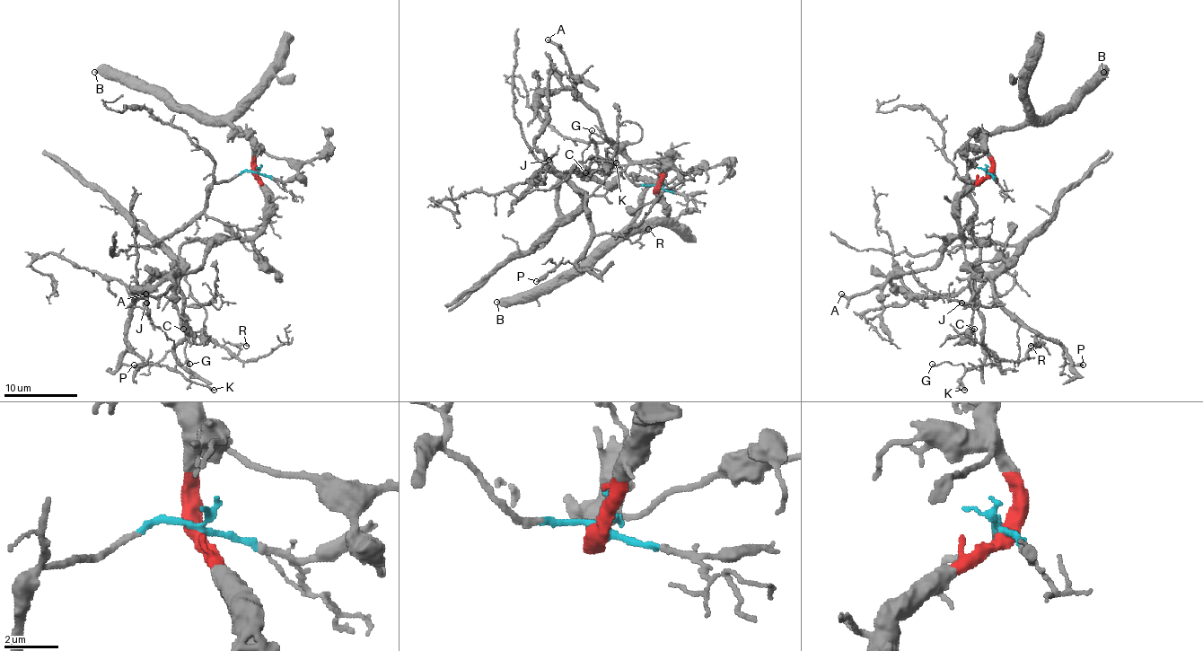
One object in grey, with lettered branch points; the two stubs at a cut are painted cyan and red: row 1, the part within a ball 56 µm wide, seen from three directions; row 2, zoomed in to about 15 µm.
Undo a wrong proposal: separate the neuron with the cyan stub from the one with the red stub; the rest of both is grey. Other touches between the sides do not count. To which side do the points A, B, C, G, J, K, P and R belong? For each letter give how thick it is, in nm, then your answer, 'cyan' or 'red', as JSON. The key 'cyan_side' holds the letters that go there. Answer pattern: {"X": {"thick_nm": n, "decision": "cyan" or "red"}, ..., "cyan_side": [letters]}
{"A": {"thick_nm": 200, "decision": "red"}, "B": {"thick_nm": 440, "decision": "red"}, "C": {"thick_nm": 130, "decision": "red"}, "G": {"thick_nm": 100, "decision": "cyan"}, "J": {"thick_nm": 120, "decision": "cyan"}, "K": {"thick_nm": 180, "decision": "cyan"}, "P": {"thick_nm": 240, "decision": "cyan"}, "R": {"thick_nm": 70, "decision": "cyan"}, "cyan_side": ["G", "J", "K", "P", "R"]}

